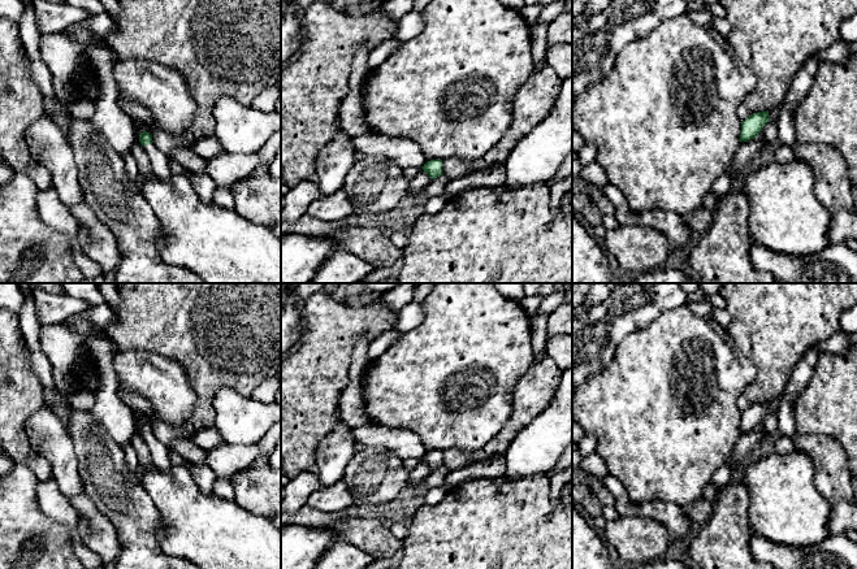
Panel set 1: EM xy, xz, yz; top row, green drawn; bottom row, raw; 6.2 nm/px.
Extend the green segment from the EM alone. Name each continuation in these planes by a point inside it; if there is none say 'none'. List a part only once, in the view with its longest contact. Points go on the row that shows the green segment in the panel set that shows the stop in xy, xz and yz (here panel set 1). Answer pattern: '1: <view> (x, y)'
1: xy (159, 161)

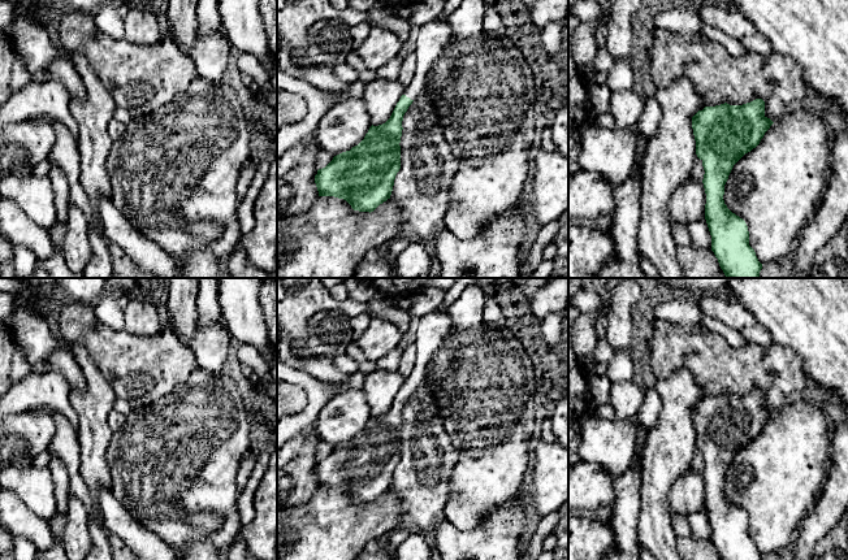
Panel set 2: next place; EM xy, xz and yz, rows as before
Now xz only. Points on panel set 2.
1: xz (433, 37)

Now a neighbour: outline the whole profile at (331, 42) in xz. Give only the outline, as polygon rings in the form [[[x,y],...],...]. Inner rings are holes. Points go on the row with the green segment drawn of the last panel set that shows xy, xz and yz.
[[[320,19],[308,29],[306,61],[312,68],[333,69],[354,53],[351,27],[339,19]]]

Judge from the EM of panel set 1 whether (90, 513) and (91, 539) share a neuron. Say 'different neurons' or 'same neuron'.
same neuron

